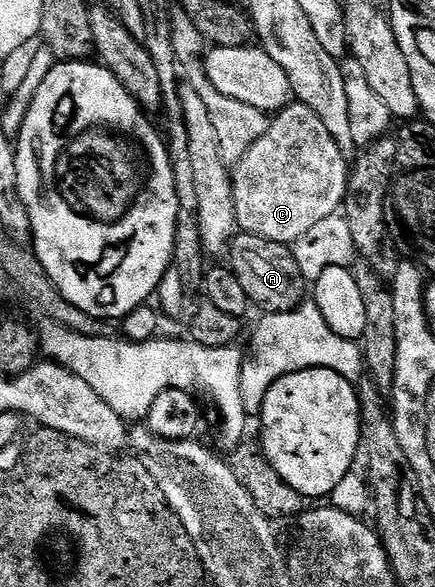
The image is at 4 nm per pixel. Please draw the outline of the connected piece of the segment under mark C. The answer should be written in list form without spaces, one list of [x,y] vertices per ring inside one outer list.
[[[289,103],[269,120],[266,135],[262,135],[262,139],[258,139],[258,143],[254,143],[231,170],[234,215],[239,232],[291,246],[302,239],[314,223],[326,219],[326,215],[334,215],[343,206],[349,172],[349,160],[334,143],[330,131],[326,131],[322,119],[318,119],[310,107]]]

